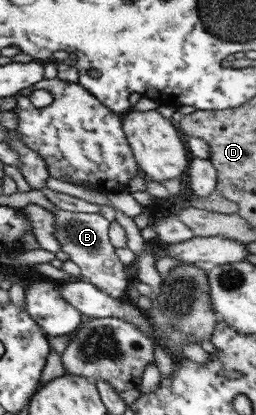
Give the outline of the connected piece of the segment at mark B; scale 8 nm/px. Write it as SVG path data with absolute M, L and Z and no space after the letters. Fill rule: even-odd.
M59 208L50 212L53 214L53 238L57 240L59 250L81 270L79 278L104 291L111 299L126 298L129 280L109 243L107 220L98 213L71 212Z

